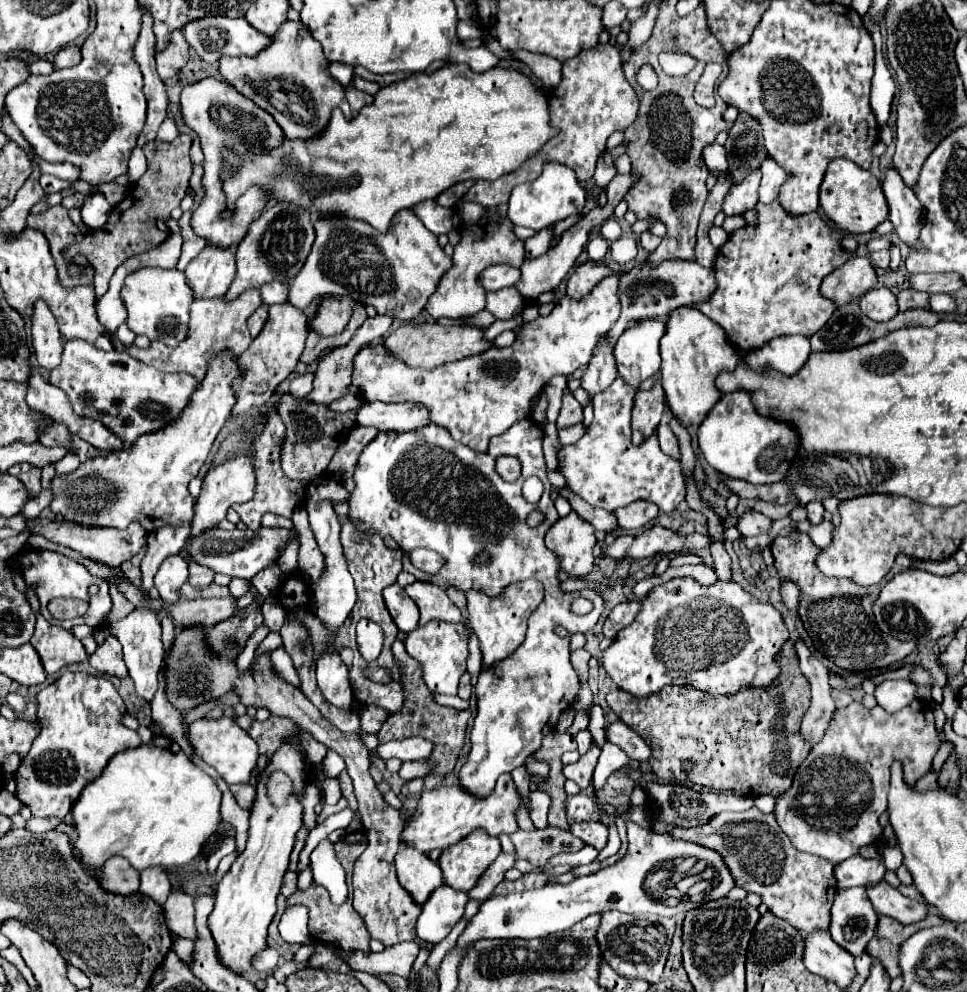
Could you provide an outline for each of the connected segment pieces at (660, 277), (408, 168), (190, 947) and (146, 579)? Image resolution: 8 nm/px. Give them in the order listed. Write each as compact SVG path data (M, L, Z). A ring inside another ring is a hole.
M668 259L658 263L656 267L650 263L636 265L628 273L622 273L620 285L618 285L618 299L622 305L620 317L614 323L614 327L608 331L608 341L614 345L616 339L622 335L622 331L628 327L630 321L638 319L664 319L672 309L694 305L698 301L706 301L710 293L714 291L714 273L712 269L706 269L698 265L696 261L684 261L684 259Z
M456 63L456 65L444 65L442 69L438 69L436 73L420 73L420 75L412 75L408 79L402 79L402 81L396 81L388 87L382 87L376 97L374 97L374 103L372 105L366 105L360 109L360 113L352 119L352 121L346 121L342 111L340 109L334 109L332 111L332 117L330 117L330 125L326 127L326 133L322 133L322 137L318 137L318 141L290 141L290 139L284 139L282 147L270 151L268 155L248 155L246 157L246 163L240 167L240 171L236 173L222 173L224 177L224 191L226 191L226 197L228 197L228 211L224 215L230 215L230 209L236 201L238 195L242 195L250 185L262 185L264 189L268 189L272 193L274 199L288 199L288 201L294 201L298 205L306 205L306 207L314 207L320 215L330 215L330 213L342 213L346 217L358 217L358 219L364 219L368 221L374 229L378 229L380 233L386 233L388 225L390 225L390 219L396 211L400 209L408 209L408 207L414 207L416 203L424 201L424 199L434 199L438 197L438 193L442 193L442 189L448 189L450 185L458 183L458 181L466 181L466 179L494 179L494 177L500 177L502 173L510 173L512 169L518 169L530 155L536 153L538 147L542 147L550 137L554 137L558 133L556 127L550 125L550 111L548 111L548 97L542 89L538 89L534 85L534 81L524 75L522 71L516 71L512 67L492 67L484 73L476 73L472 71L466 63ZM316 175L316 177L324 177L326 183L332 185L332 191L334 191L334 197L314 197L310 195L310 191L304 187L308 183L308 179Z
M178 939L174 943L174 951L178 953L178 957L182 961L186 961L186 965L194 963L194 951L196 951L196 947L194 947L194 943L190 939Z
M186 523L186 525L178 527L178 529L162 527L156 533L150 533L148 535L148 553L144 555L144 559L140 563L142 585L138 587L144 595L148 595L148 589L154 587L154 573L158 571L160 563L168 555L182 553L182 549L186 545L188 533L190 533L190 523Z

